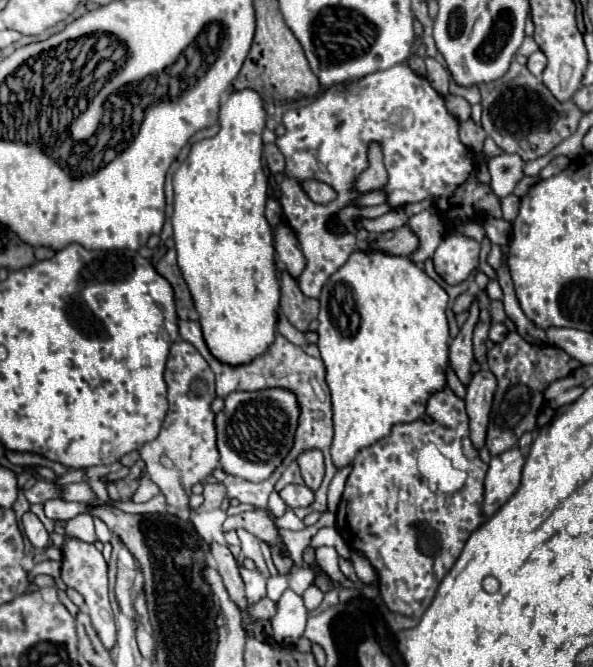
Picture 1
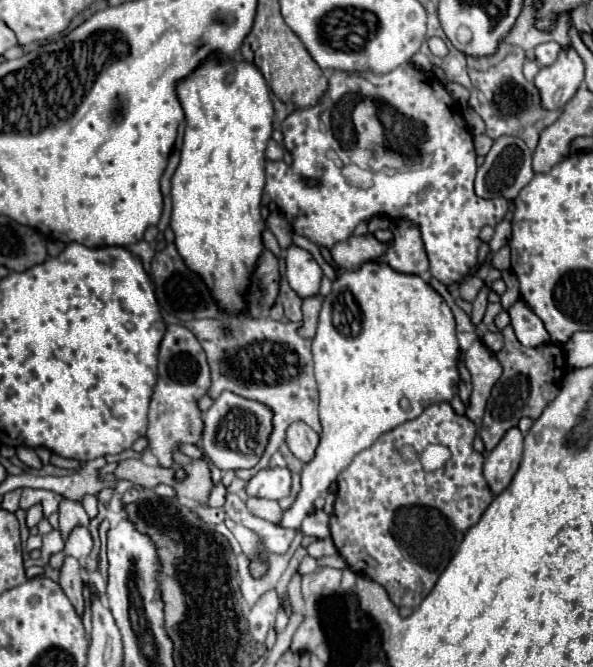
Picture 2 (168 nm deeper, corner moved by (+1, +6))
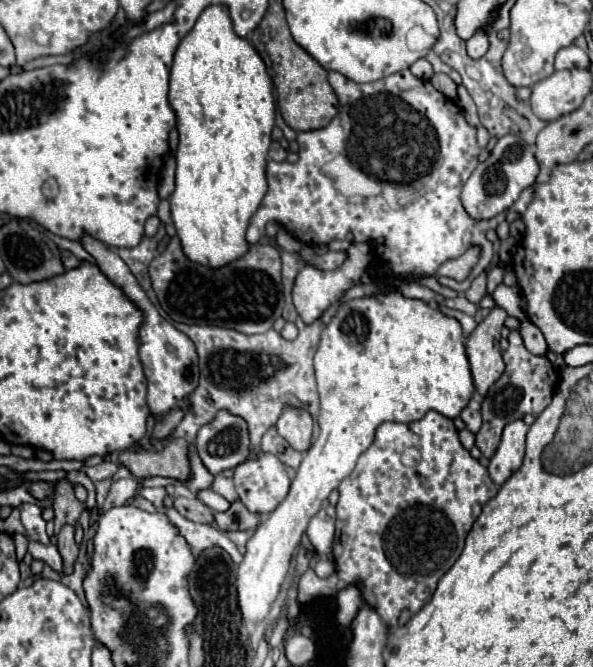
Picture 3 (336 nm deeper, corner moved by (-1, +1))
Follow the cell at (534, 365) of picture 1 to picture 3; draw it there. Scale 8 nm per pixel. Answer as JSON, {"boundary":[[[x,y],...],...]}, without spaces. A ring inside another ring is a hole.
{"boundary":[[[511,331],[509,349],[503,351],[503,361],[505,361],[503,375],[489,387],[489,391],[481,403],[483,427],[475,435],[475,445],[481,449],[481,453],[487,459],[493,457],[495,449],[499,447],[503,427],[515,419],[521,419],[527,413],[539,415],[551,403],[553,389],[559,381],[559,371],[551,365],[551,361],[545,355],[539,357],[539,355],[533,355],[525,349],[519,331]]]}

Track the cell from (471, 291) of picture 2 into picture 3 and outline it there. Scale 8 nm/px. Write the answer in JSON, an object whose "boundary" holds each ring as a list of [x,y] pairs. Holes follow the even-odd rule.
{"boundary":[[[483,271],[481,275],[477,275],[477,279],[471,283],[469,291],[465,291],[465,297],[471,301],[471,303],[479,303],[485,295],[487,295],[487,289],[485,289],[485,283],[487,283],[487,273]]]}

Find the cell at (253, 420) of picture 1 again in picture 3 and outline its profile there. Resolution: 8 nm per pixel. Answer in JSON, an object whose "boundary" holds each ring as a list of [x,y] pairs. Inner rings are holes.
{"boundary":[[[219,411],[213,423],[199,429],[195,449],[213,475],[237,467],[237,463],[243,463],[251,455],[245,421],[227,411]]]}

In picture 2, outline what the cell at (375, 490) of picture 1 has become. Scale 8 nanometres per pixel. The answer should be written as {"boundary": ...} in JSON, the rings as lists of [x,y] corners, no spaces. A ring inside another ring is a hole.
{"boundary":[[[437,402],[425,408],[419,418],[381,434],[377,442],[359,452],[337,478],[339,490],[331,516],[331,538],[349,568],[353,572],[365,570],[371,580],[387,588],[391,602],[399,608],[417,608],[433,590],[461,540],[461,530],[455,526],[455,520],[479,520],[493,502],[493,494],[483,478],[483,456],[475,452],[473,438],[475,424],[467,416],[457,414],[449,402]],[[429,444],[447,446],[451,460],[443,468],[425,474],[419,456]]]}

